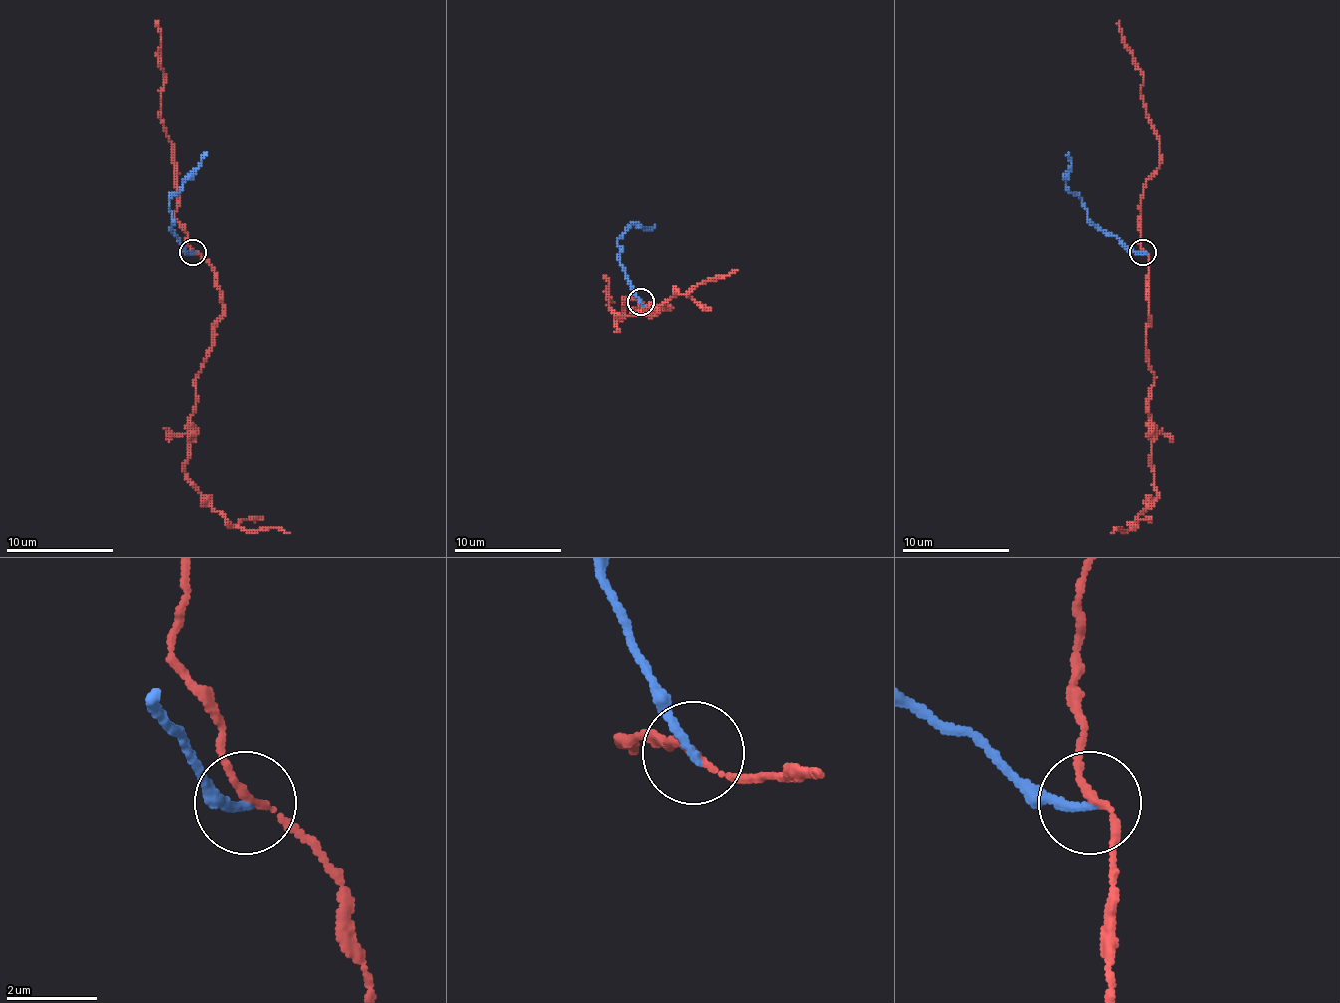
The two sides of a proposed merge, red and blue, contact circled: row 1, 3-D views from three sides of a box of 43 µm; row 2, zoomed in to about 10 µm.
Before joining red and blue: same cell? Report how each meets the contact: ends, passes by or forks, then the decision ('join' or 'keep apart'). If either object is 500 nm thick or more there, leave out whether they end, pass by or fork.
red passes by | blue ends | keep apart

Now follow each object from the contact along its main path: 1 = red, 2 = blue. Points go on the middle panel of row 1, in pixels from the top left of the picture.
1: (641, 302), (671, 308), (657, 305), (633, 313), (652, 316), (681, 294), (738, 270)
2: (641, 302), (620, 259), (617, 241), (630, 225), (654, 227)

